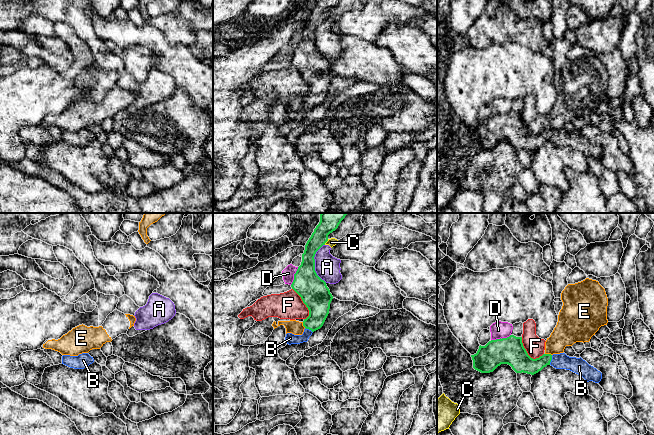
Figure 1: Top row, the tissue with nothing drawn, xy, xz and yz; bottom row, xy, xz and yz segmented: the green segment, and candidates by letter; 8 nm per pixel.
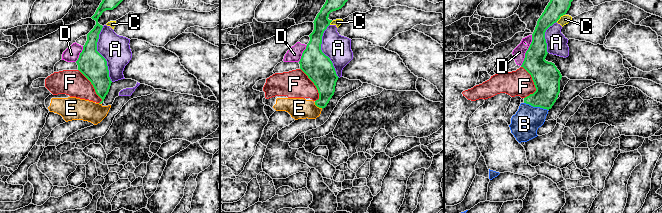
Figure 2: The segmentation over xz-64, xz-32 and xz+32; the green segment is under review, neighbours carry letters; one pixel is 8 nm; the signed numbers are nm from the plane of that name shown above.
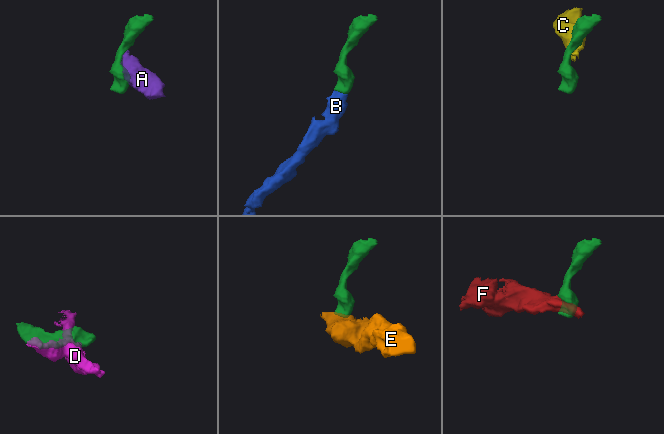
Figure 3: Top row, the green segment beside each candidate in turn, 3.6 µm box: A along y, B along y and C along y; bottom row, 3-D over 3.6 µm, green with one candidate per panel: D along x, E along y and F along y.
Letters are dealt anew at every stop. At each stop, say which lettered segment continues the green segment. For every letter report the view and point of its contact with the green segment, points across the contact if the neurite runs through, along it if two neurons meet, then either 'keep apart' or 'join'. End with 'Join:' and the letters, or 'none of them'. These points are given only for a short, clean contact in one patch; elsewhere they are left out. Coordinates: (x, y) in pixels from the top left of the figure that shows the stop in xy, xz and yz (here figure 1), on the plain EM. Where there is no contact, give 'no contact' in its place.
A: xz (314, 40) | keep apart
B: yz (551, 135) | across yz (520, 137), (541, 138), (551, 135), (579, 142) | join
C: xz (326, 17) | along xz (328, 15), (324, 20) | keep apart
D: yz (500, 114) | along yz (510, 110), (504, 114), (491, 116) | keep apart
E: yz (548, 130) | along yz (545, 129), (551, 131) | keep apart
F: yz (527, 129) | keep apart
Join: B

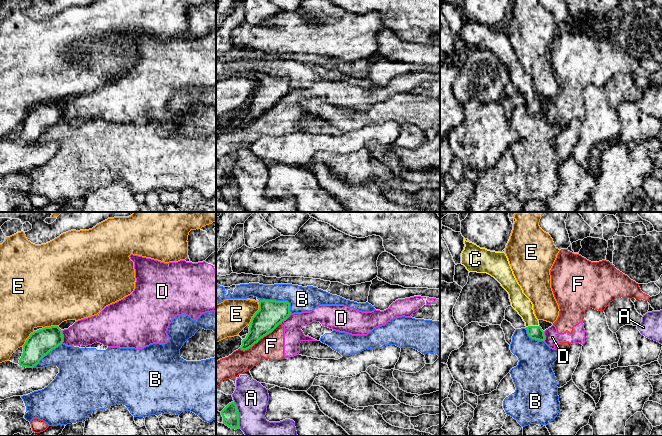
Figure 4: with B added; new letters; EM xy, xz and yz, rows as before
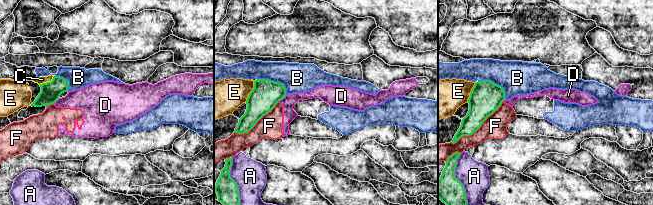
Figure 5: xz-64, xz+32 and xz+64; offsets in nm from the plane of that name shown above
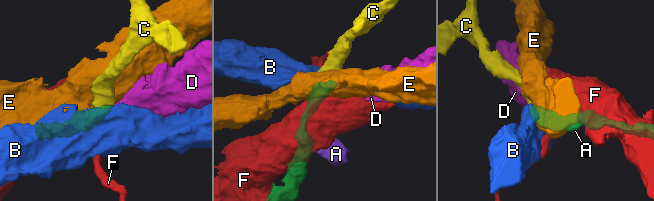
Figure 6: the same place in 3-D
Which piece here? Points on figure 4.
A: xz (238, 191) | keep apart
B: xz (279, 77) | keep apart
C: yz (532, 102) | across yz (534, 108), (532, 102), (525, 84), (520, 78) | join
D: xy (62, 112) | along xy (61, 106), (62, 118) | keep apart
E: xz (254, 90) | along xz (259, 80), (259, 85), (248, 100) | keep apart
F: xz (259, 115) | keep apart
Join: C

